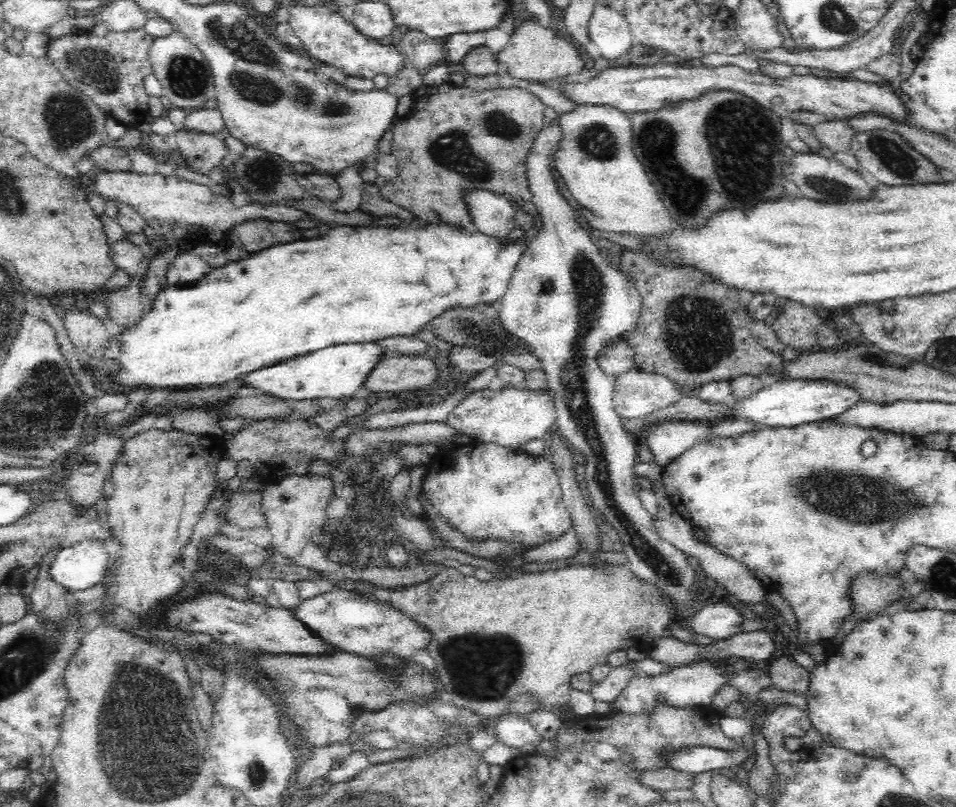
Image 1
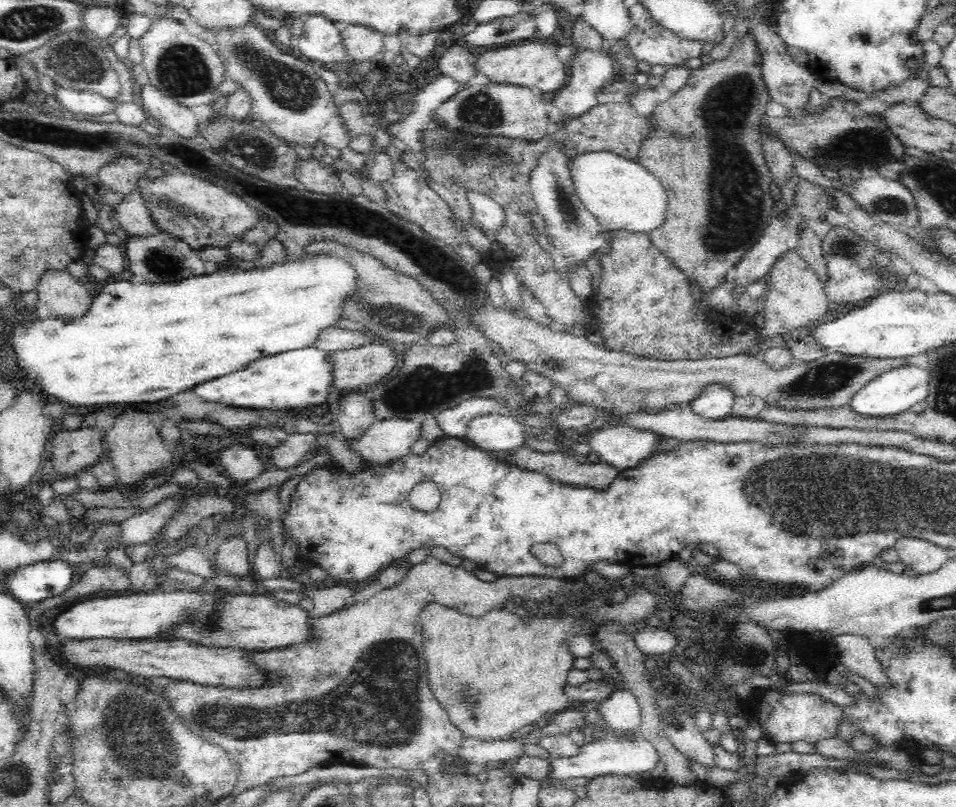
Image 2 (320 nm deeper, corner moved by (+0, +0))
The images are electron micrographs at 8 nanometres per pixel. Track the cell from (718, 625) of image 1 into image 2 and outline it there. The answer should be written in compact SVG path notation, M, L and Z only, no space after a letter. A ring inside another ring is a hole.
M647 624L641 625L633 636L642 654L648 654L657 659L672 656L672 651L681 639L681 636L670 632L670 629L666 630Z

